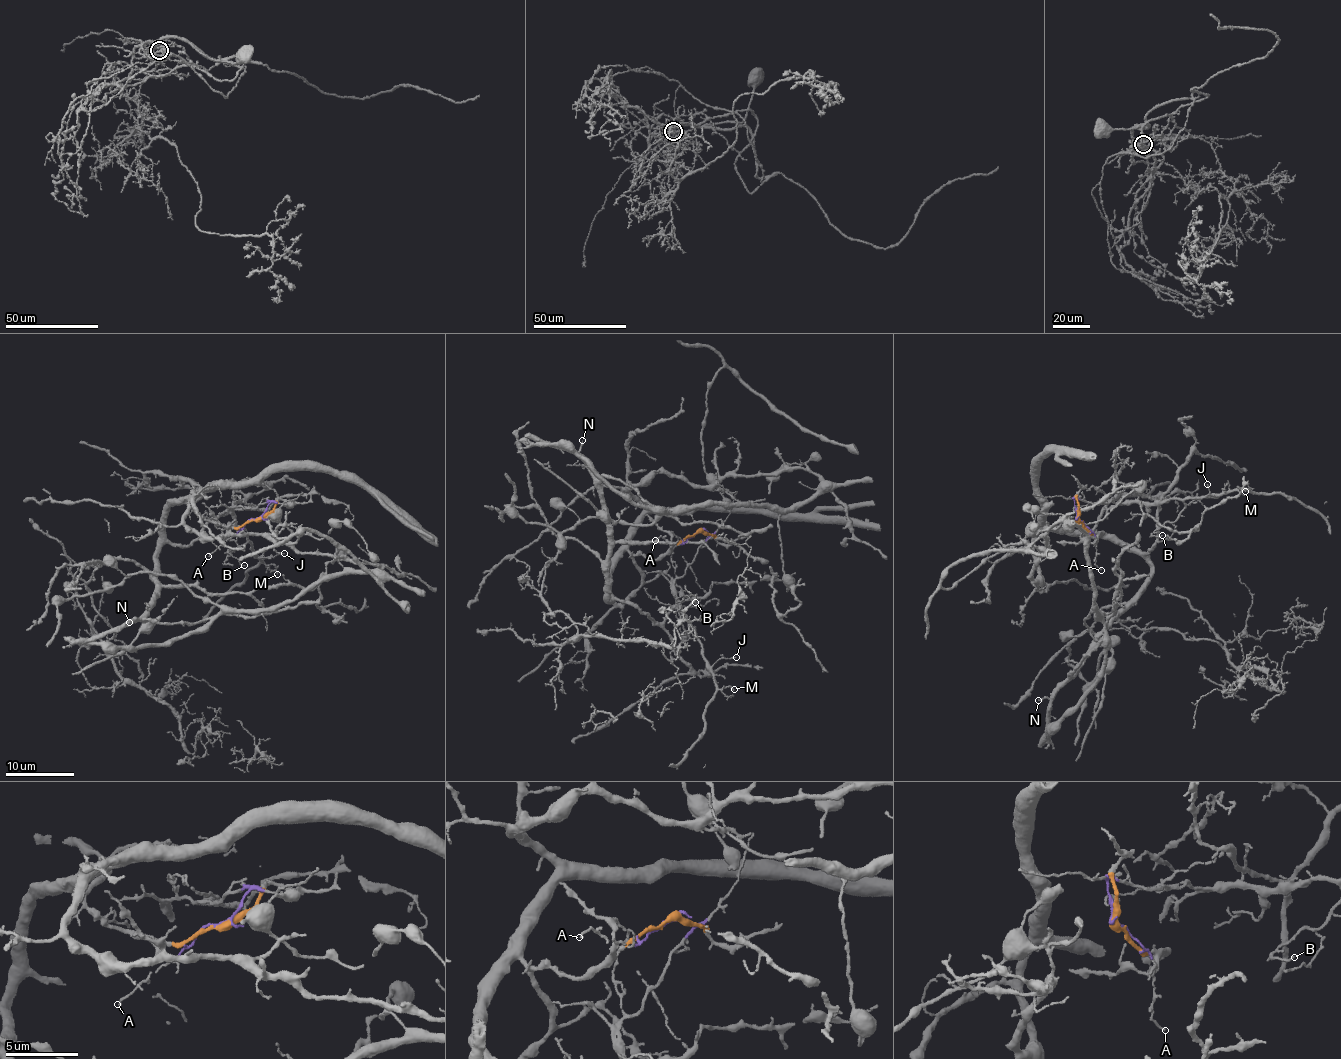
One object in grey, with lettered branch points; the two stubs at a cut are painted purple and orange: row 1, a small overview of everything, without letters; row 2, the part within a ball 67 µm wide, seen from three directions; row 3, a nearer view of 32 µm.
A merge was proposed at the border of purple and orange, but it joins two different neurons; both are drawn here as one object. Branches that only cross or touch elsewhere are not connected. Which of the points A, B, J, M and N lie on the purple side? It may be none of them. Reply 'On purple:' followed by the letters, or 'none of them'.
On purple: A, B, J, M

